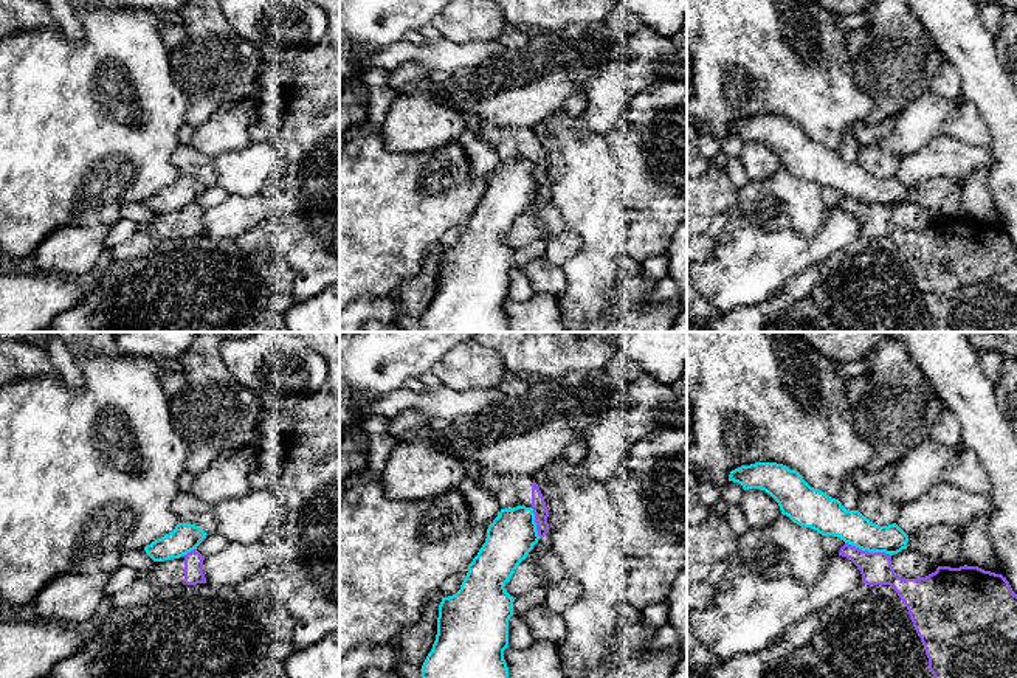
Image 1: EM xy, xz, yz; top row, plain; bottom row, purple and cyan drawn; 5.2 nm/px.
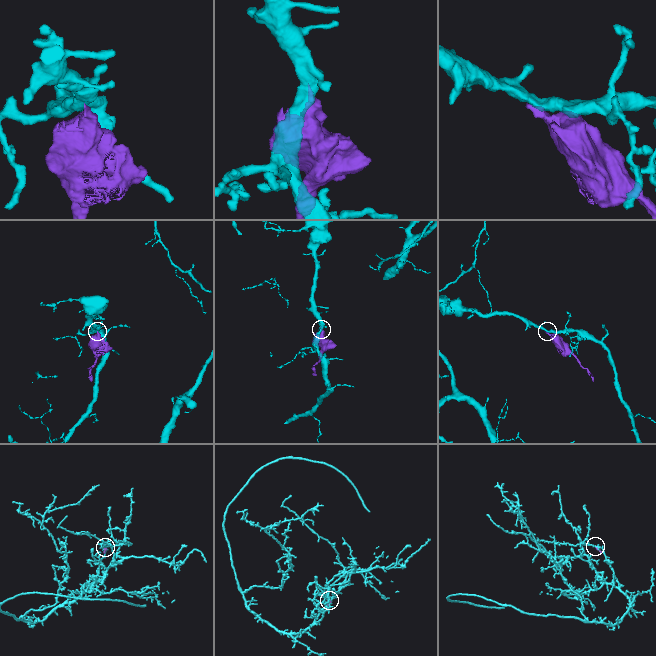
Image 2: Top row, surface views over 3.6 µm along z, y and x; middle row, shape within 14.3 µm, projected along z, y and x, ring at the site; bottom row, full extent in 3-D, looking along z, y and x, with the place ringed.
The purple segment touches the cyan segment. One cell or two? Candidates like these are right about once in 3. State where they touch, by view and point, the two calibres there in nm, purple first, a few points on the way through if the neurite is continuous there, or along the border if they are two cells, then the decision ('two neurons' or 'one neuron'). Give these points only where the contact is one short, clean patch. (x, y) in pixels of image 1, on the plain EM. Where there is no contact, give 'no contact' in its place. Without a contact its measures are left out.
contact yz (867, 204); calibres 160 and 180 nm; border yz (845, 194), (868, 204), (884, 204), (890, 208); two neurons

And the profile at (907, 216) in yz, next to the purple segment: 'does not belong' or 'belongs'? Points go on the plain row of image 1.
does not belong

